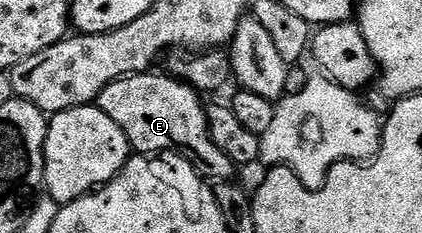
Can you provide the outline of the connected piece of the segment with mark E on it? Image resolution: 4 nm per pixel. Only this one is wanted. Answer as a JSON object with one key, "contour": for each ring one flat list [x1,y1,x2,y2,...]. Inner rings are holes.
{"contour":[[153,74,129,75,126,79,111,81,107,89,99,93,95,106,107,113,107,117,111,117,111,121,115,121,119,129,123,129,134,152,143,155,182,155,206,180,232,180,235,164,211,139,209,116,206,104,201,104,202,96,194,87,172,74]]}

